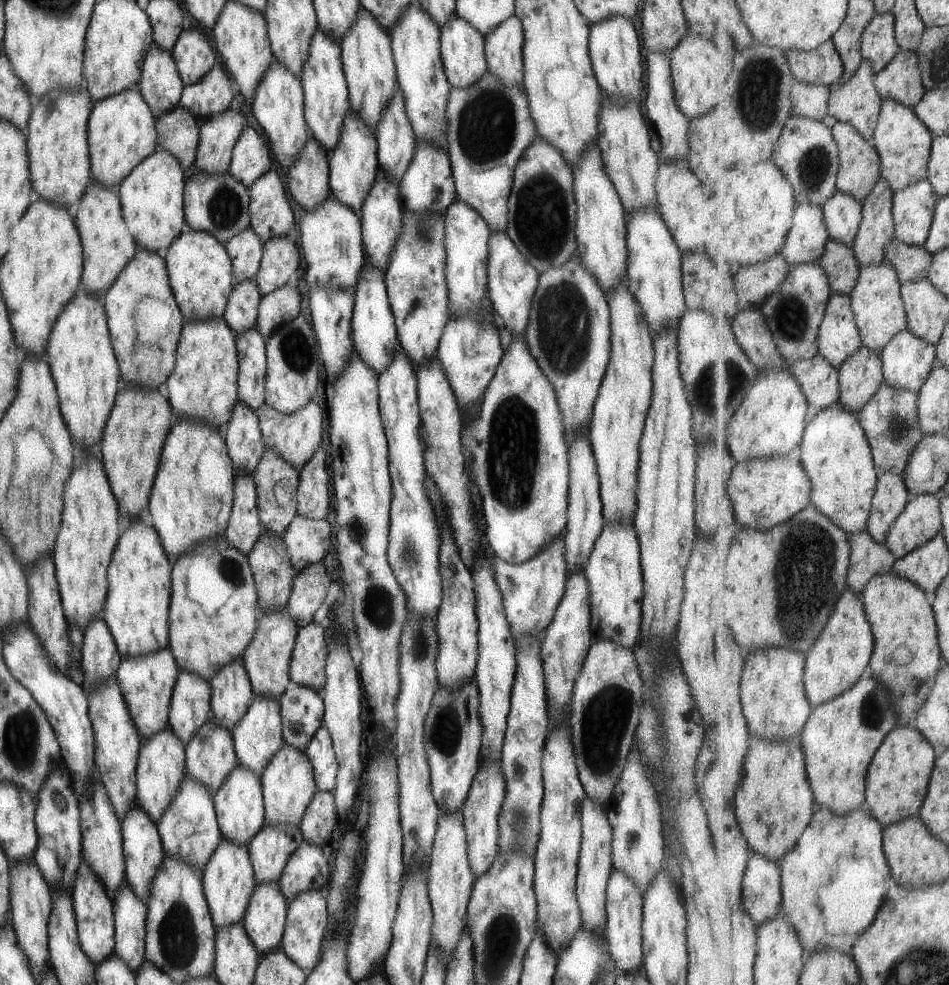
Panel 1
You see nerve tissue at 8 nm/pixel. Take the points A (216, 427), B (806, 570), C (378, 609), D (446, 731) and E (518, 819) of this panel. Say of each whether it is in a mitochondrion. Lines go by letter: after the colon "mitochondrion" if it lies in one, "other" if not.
A: other
B: mitochondrion
C: mitochondrion
D: mitochondrion
E: mitochondrion

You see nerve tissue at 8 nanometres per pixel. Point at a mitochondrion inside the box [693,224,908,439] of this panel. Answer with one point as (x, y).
(789, 315)

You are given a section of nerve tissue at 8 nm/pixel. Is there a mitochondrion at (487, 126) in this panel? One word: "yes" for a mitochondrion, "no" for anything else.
yes

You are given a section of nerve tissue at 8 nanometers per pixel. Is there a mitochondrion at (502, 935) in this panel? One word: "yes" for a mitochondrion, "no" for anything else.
yes

